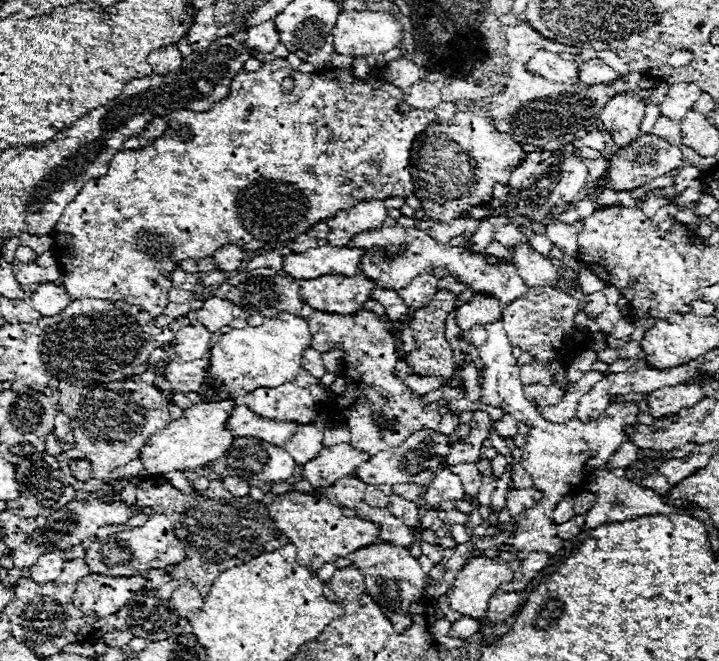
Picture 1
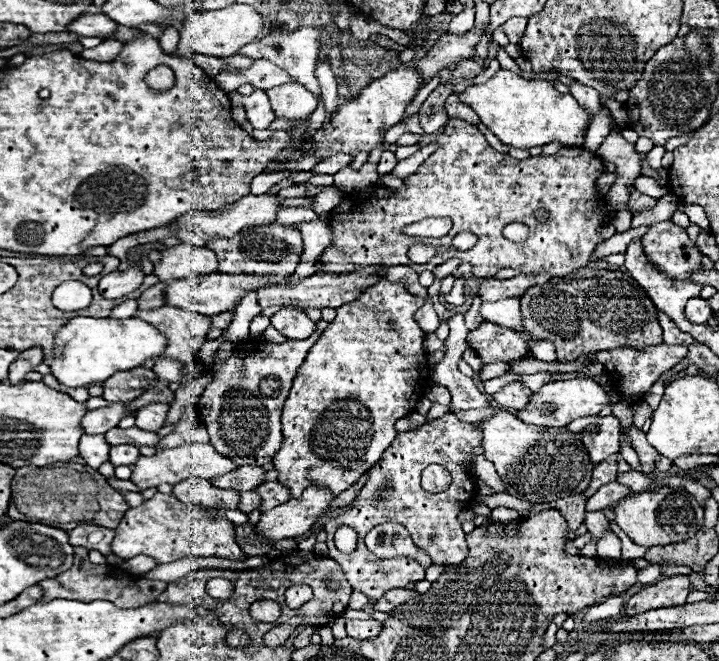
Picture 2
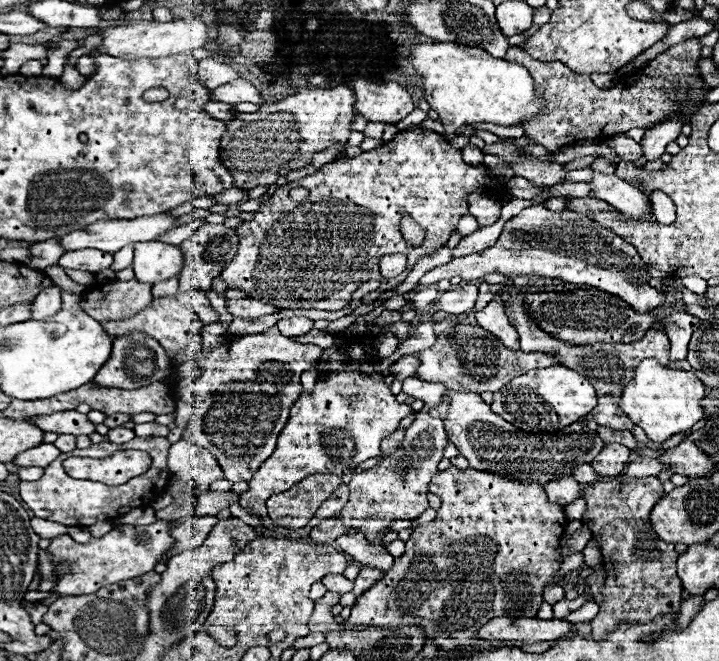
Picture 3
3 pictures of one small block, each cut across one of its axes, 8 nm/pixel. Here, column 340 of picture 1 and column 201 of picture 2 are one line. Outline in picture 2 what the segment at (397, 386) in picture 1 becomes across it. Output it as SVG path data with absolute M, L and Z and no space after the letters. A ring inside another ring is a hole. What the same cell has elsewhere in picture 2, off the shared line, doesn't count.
M162 306L162 308L154 308L154 310L136 310L134 316L140 320L148 320L148 324L152 324L154 328L160 328L160 332L164 332L164 336L168 338L168 348L160 356L146 360L144 362L146 368L152 368L160 358L170 358L170 360L182 362L182 366L189 372L194 371L196 354L198 354L200 346L206 342L206 332L210 330L210 318L208 316L200 316L196 312L188 312L184 308L172 308L172 306ZM314 332L308 340L284 340L280 344L270 344L272 348L234 348L232 356L220 368L212 366L208 370L208 374L212 374L212 382L202 392L198 404L202 406L200 414L216 452L232 460L250 458L252 462L270 462L274 458L282 444L282 406L300 364L316 340L318 332Z

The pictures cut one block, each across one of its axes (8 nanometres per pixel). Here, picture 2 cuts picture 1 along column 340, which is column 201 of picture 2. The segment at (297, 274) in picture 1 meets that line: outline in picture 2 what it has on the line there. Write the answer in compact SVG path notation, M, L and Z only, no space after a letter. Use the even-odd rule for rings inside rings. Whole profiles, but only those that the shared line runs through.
M178 244L162 250L160 260L154 264L154 274L160 282L186 280L196 274L212 274L218 268L218 260L208 248L196 248L194 244Z

